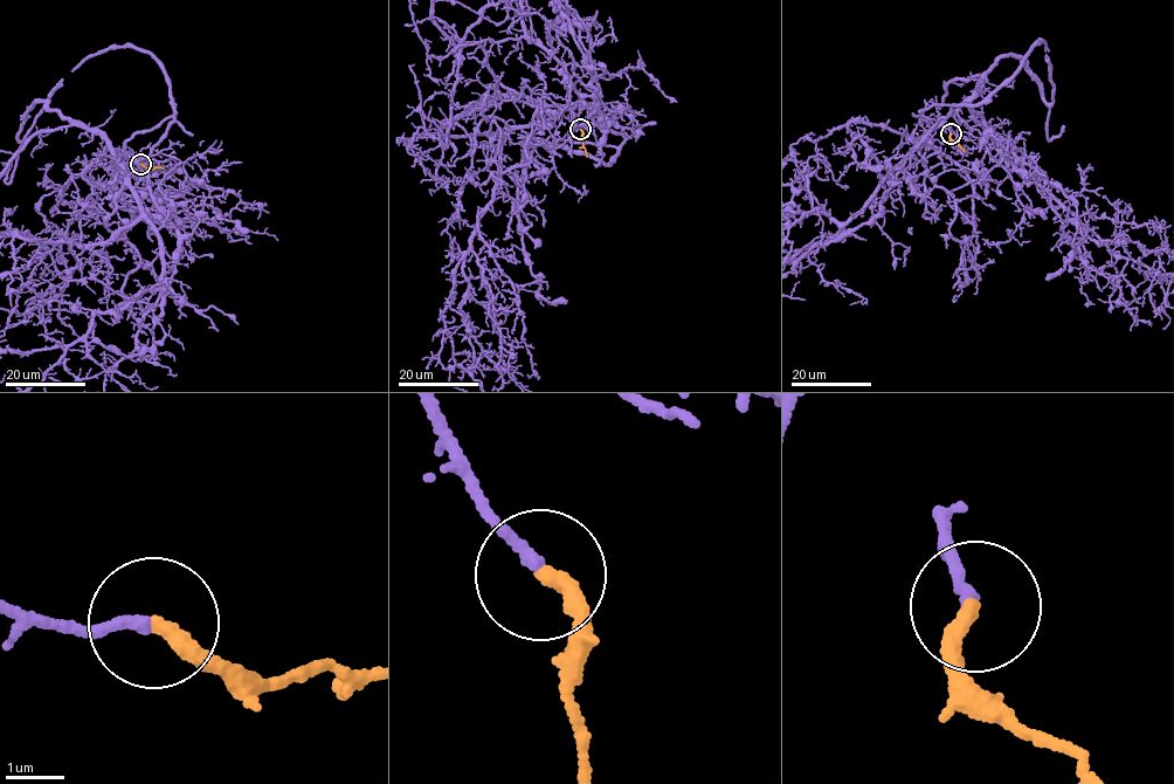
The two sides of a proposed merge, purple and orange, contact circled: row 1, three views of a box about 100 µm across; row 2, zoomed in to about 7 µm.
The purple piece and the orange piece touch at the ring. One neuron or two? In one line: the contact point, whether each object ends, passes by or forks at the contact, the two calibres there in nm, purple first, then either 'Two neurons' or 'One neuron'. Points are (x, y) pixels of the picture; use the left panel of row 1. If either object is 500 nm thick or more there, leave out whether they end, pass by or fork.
Place: (140, 164). At the ring purple ends. At the ring orange ends. Thickness 200 nm (purple) against 280 nm. One neuron

